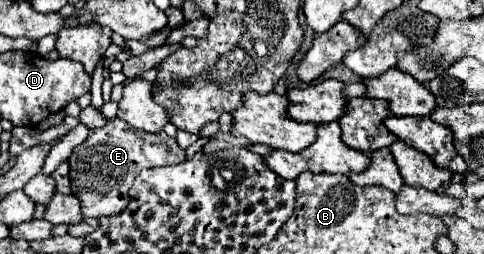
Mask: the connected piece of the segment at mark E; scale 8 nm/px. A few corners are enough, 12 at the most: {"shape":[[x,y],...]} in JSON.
{"shape":[[116,117],[68,157],[84,217],[118,215],[142,169],[184,159],[176,139]]}

